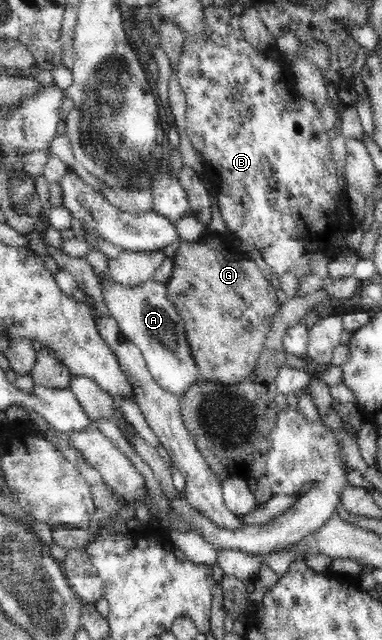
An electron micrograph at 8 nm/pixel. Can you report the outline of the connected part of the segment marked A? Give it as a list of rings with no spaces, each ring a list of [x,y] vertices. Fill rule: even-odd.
[[[105,274],[99,276],[98,283],[110,314],[115,317],[124,337],[141,349],[144,364],[159,388],[180,398],[193,383],[202,380],[201,369],[191,353],[181,314],[167,295],[167,283],[149,279],[141,285],[125,287]]]

